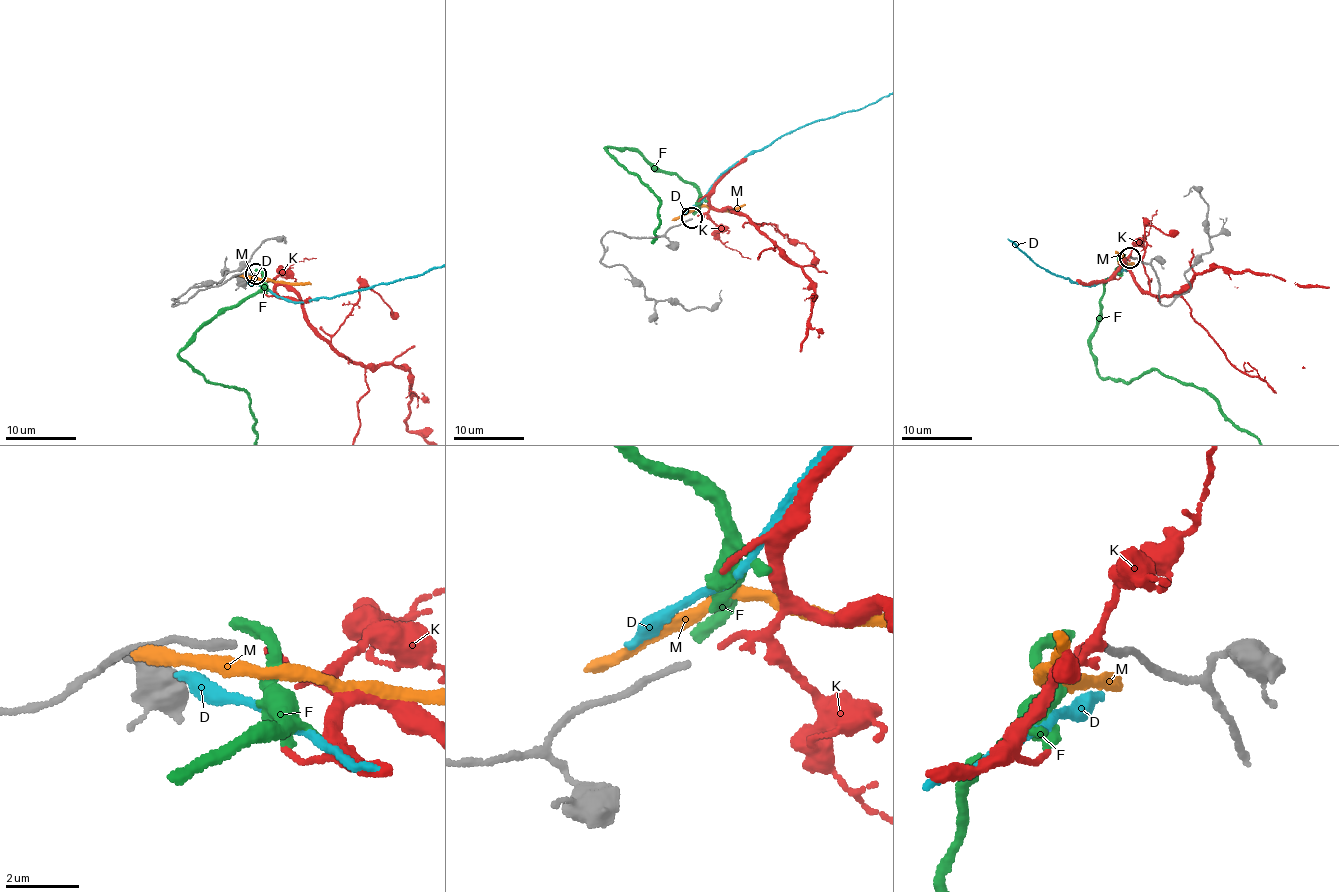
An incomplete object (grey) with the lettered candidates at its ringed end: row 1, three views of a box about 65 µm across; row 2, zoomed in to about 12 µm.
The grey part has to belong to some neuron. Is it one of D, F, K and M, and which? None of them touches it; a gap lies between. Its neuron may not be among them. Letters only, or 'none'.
K

